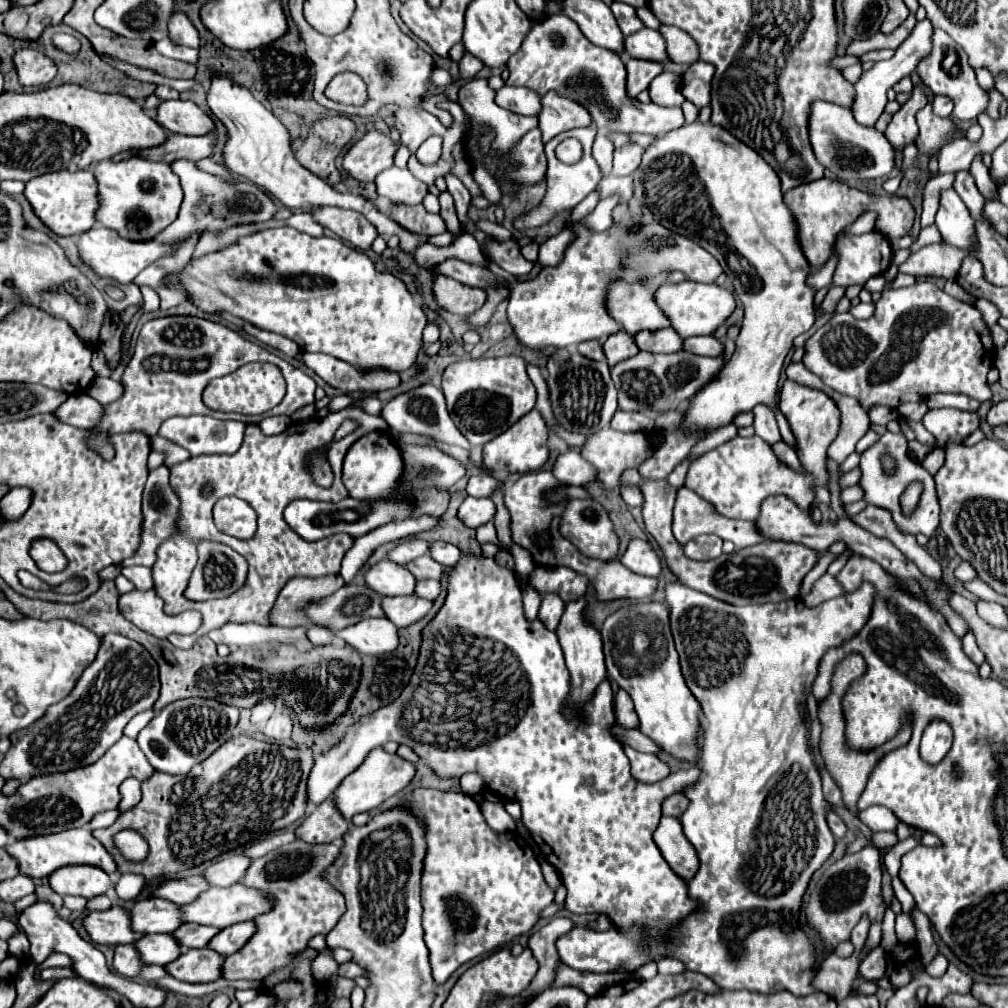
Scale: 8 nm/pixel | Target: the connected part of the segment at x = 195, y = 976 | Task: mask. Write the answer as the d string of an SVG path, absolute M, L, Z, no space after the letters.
M201 948L201 950L183 952L175 962L167 964L165 970L177 980L201 984L201 982L217 980L221 964L223 964L223 958L217 952L209 948Z

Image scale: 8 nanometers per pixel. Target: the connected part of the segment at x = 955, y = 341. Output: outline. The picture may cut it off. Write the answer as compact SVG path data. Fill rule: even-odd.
M921 280L909 288L883 290L881 298L875 302L875 314L869 320L857 320L849 312L835 314L807 340L803 364L805 362L807 368L827 386L857 398L865 412L869 412L873 406L897 410L901 402L911 402L913 398L923 400L937 392L967 394L979 402L991 402L993 398L987 382L987 372L993 362L993 342L989 328L973 304L951 298L931 280Z

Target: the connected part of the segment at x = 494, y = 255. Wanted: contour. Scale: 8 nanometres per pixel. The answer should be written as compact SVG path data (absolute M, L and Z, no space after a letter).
M493 240L487 248L487 256L491 260L495 260L503 270L511 272L517 278L523 278L533 270L533 262L527 262L521 256L519 248L515 248L515 240L509 240L509 242L503 242L503 244Z

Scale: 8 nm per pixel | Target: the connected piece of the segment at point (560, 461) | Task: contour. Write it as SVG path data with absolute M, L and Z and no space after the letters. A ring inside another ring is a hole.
M567 450L557 458L557 462L553 466L553 476L561 484L583 486L583 484L595 482L595 468L591 464L587 464L587 460L583 460L579 452Z

